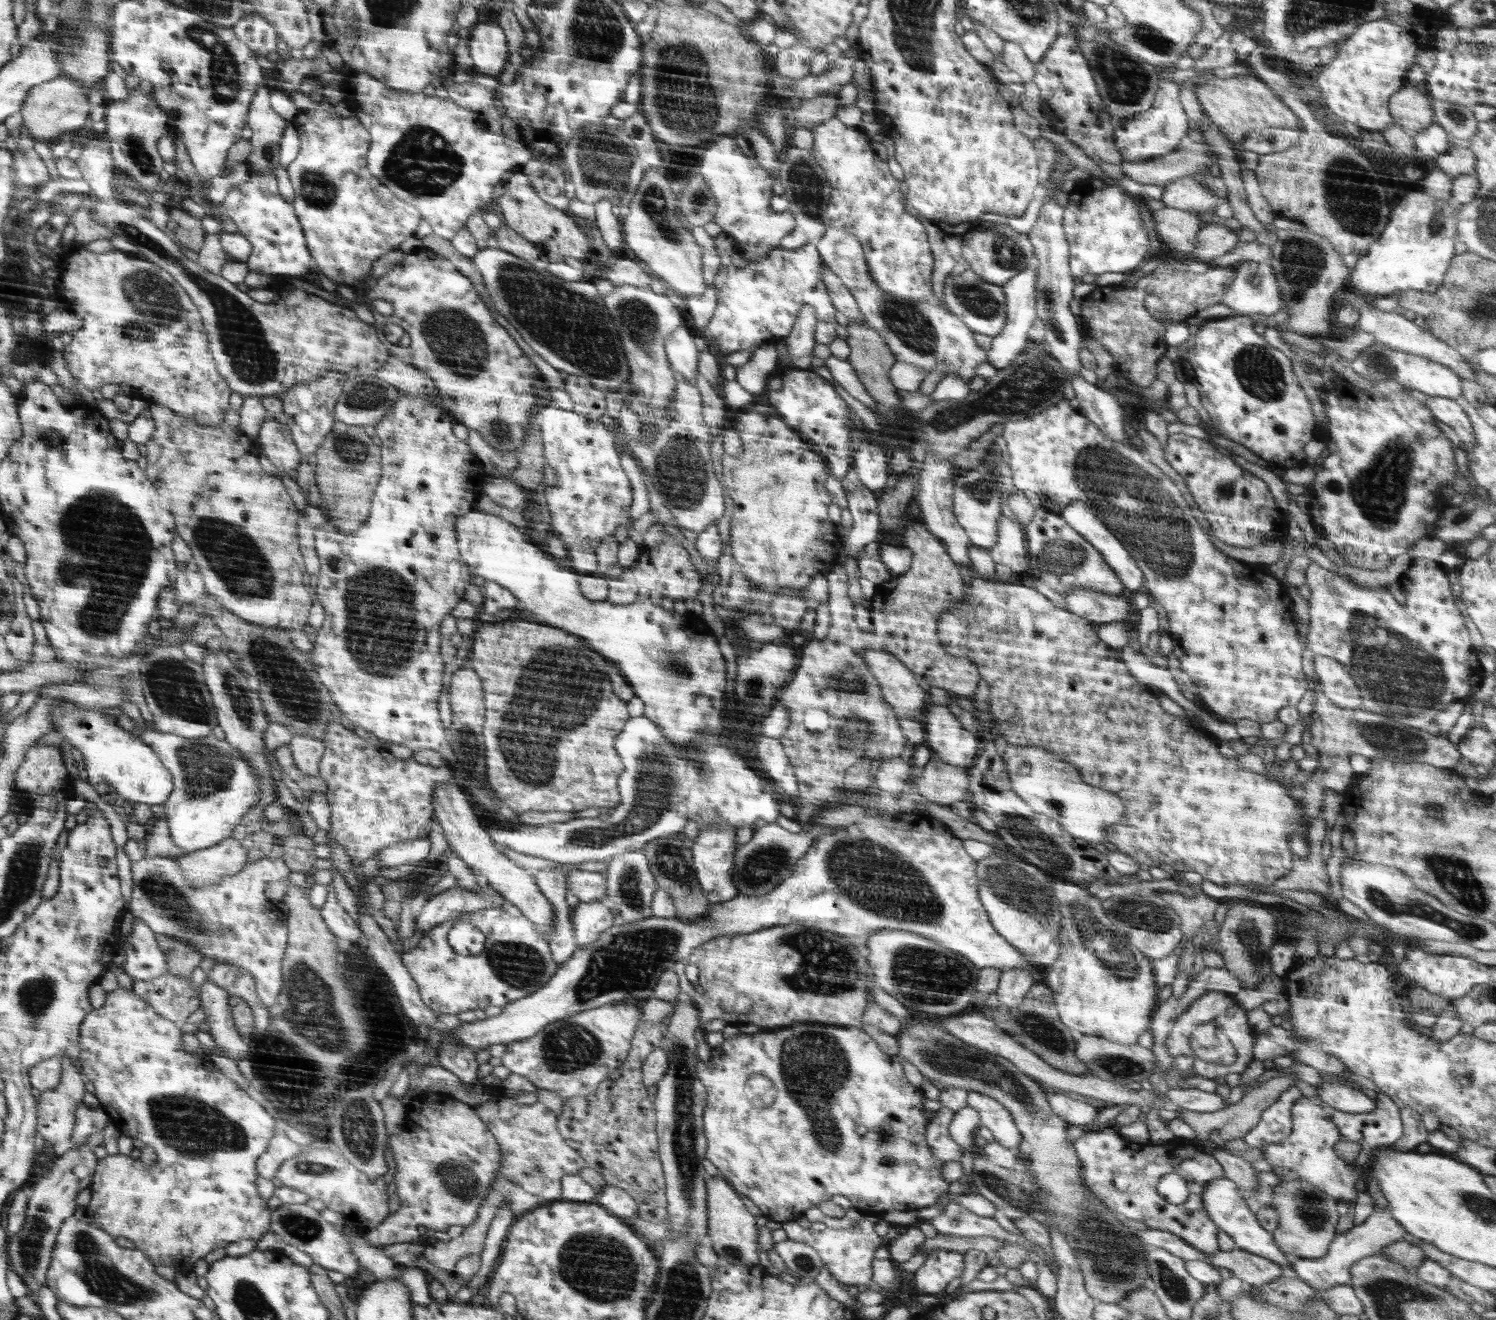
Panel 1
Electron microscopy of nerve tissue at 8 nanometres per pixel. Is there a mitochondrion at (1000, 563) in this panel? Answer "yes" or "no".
no

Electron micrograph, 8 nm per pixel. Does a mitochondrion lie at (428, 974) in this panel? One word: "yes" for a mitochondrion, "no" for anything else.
no

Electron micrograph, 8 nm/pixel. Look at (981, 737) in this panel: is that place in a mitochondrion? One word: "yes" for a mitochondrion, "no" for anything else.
no

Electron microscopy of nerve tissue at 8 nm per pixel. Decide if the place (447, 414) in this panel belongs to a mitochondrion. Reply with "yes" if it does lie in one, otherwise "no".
no

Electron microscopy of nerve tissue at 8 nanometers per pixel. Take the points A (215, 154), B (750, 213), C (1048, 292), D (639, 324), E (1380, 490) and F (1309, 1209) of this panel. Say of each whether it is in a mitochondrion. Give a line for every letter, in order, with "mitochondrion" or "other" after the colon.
A: other
B: other
C: mitochondrion
D: mitochondrion
E: mitochondrion
F: mitochondrion

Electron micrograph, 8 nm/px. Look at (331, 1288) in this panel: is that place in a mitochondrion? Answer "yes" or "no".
no

